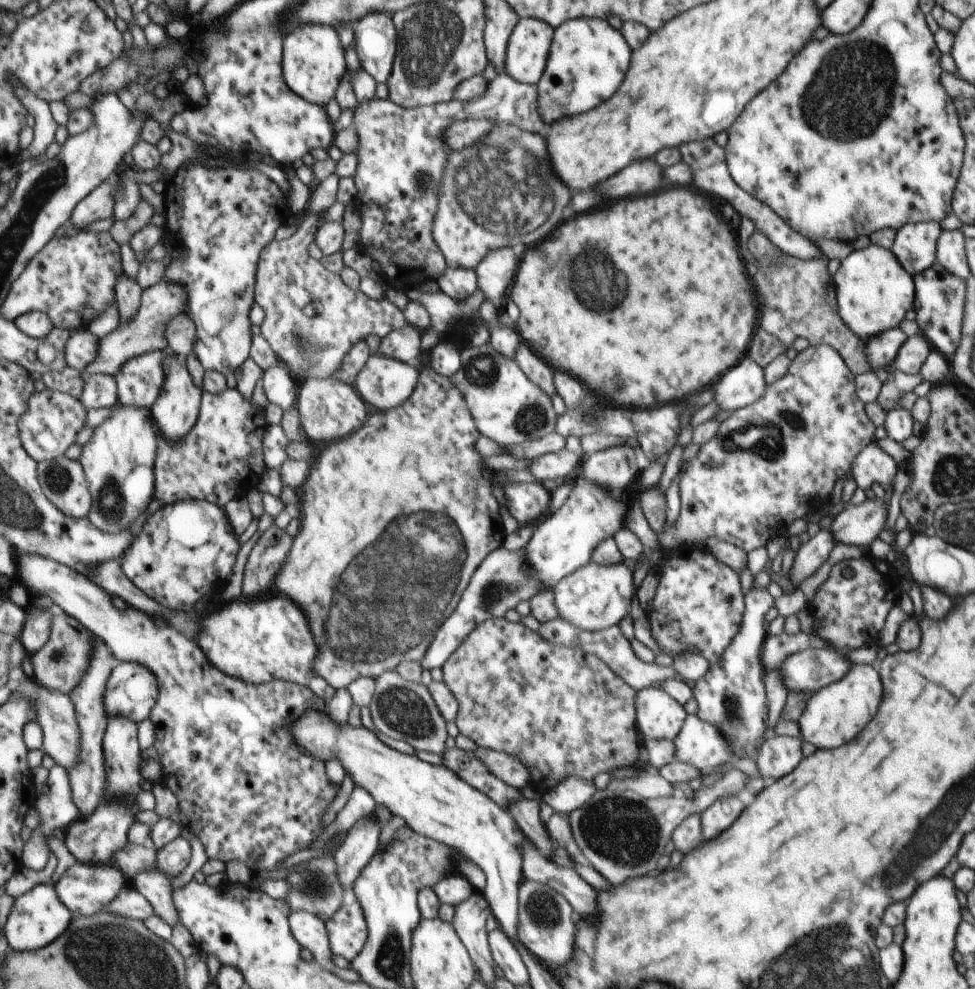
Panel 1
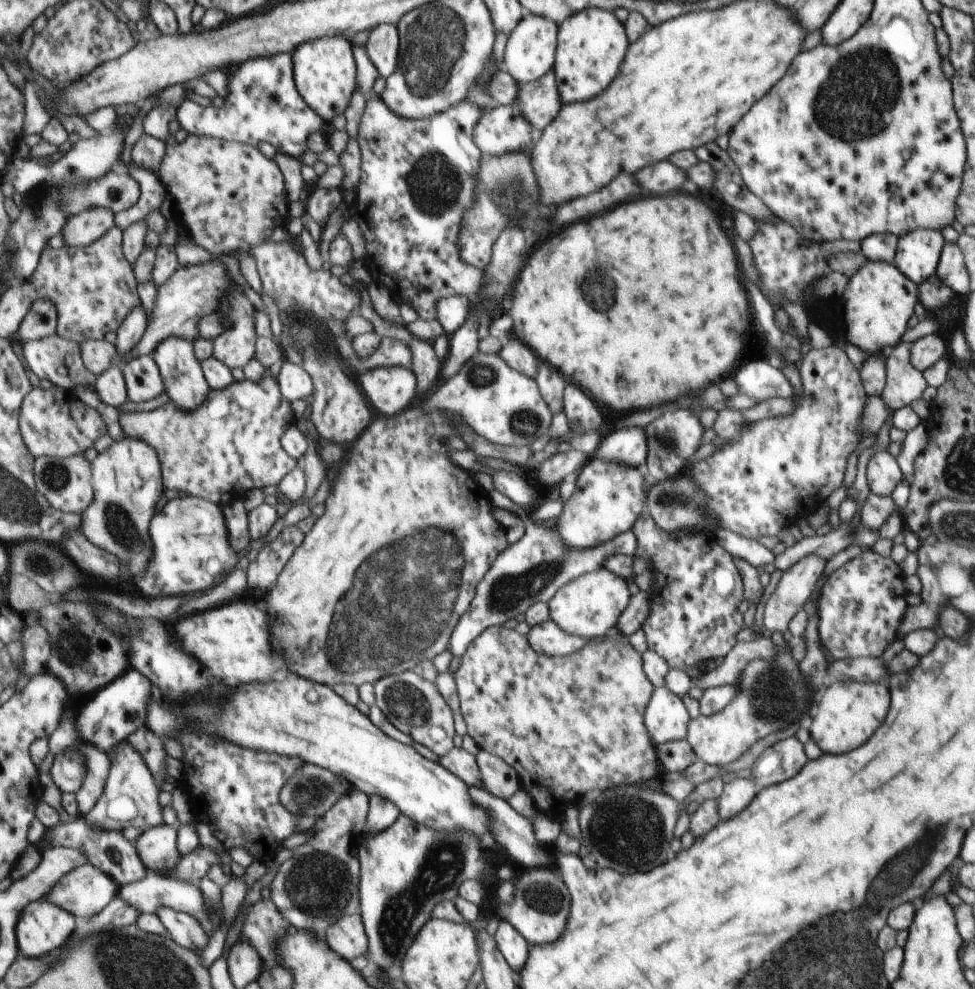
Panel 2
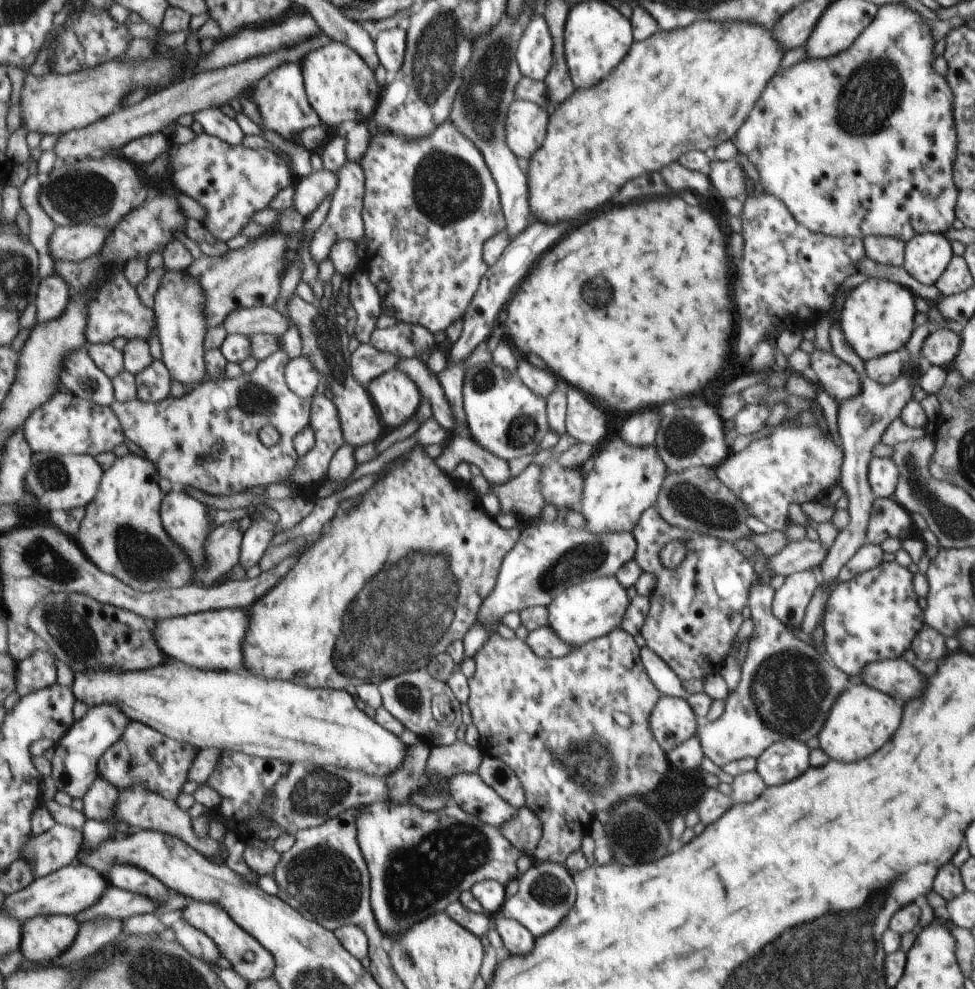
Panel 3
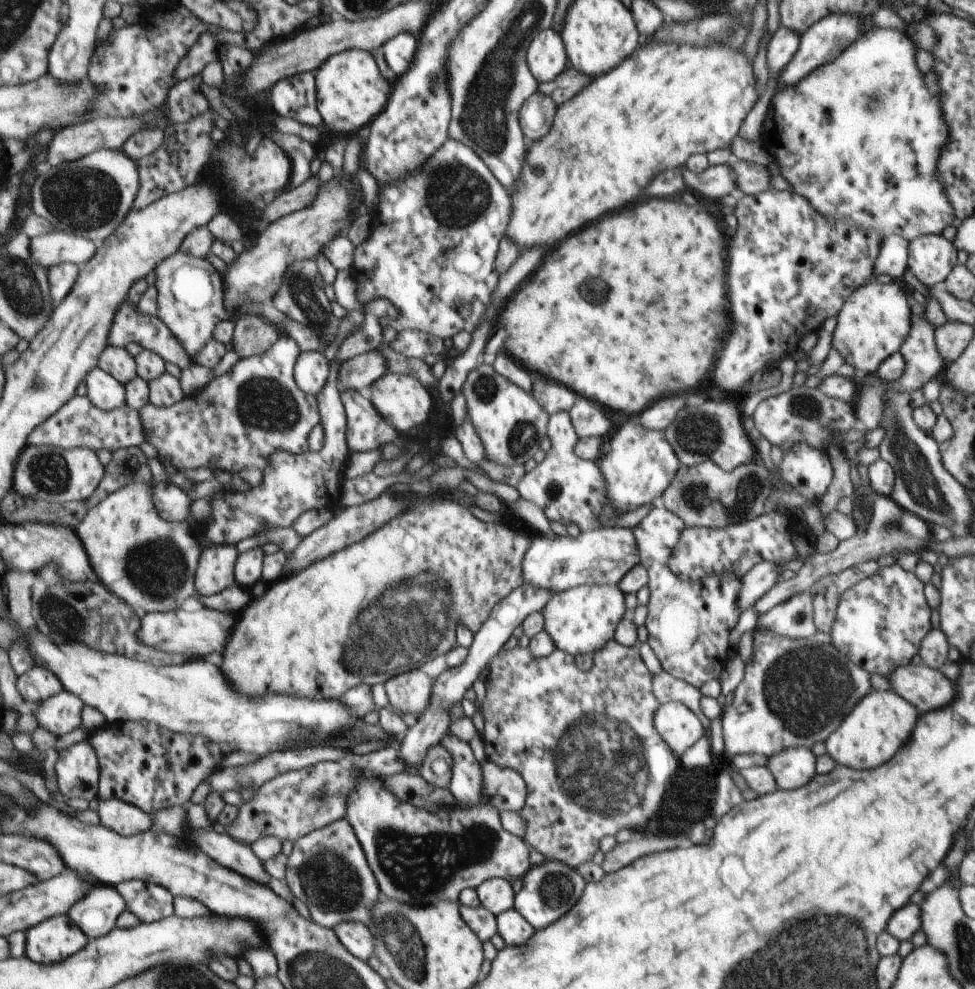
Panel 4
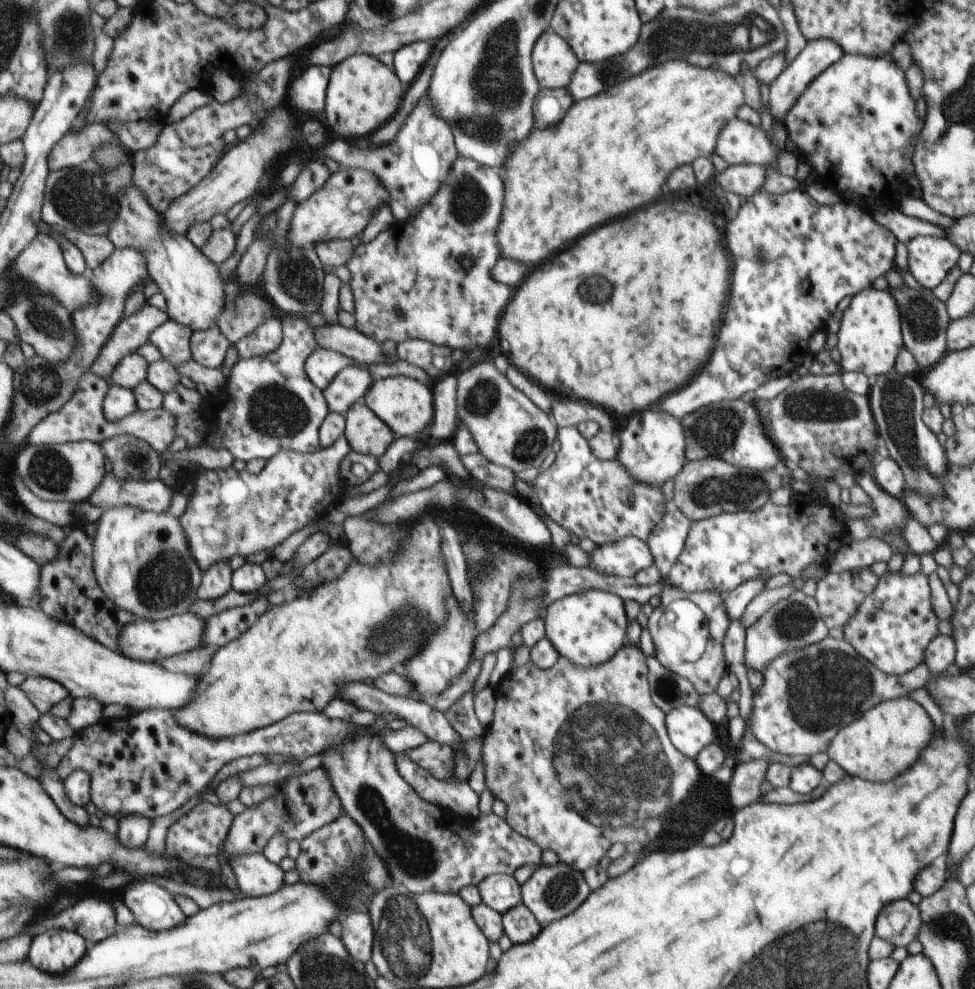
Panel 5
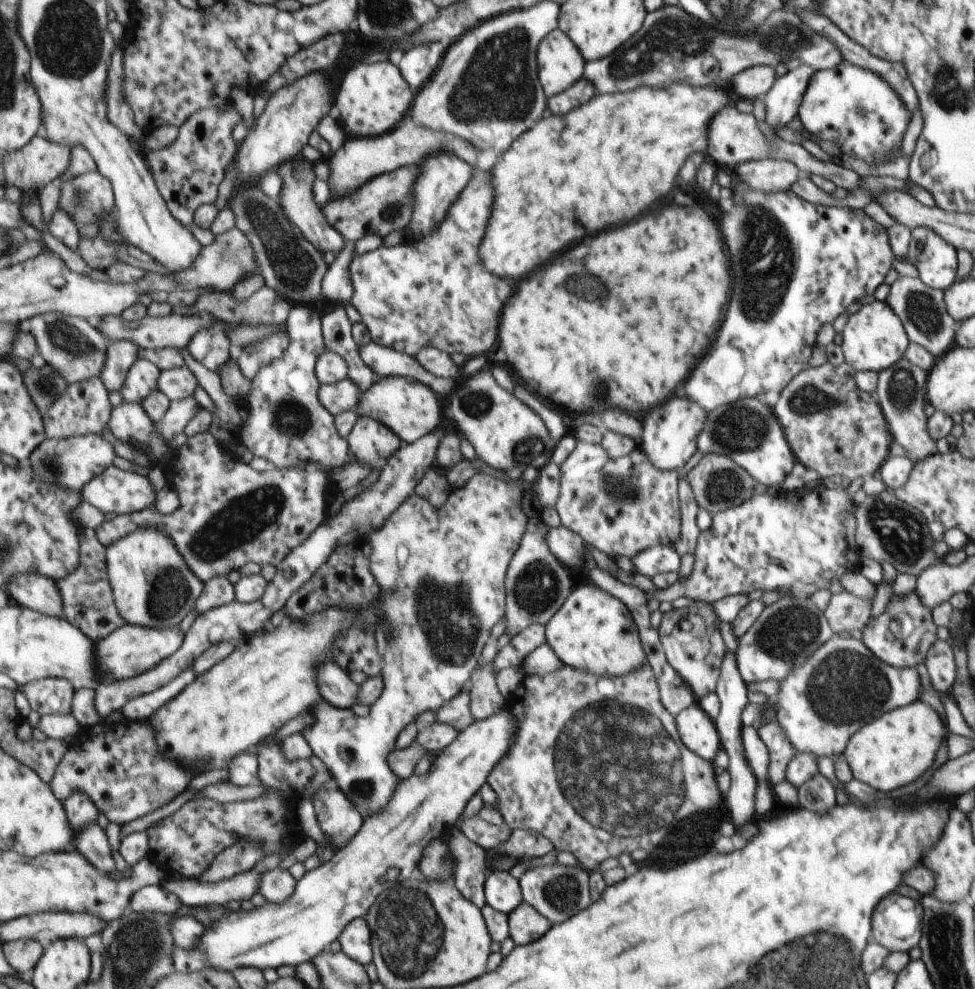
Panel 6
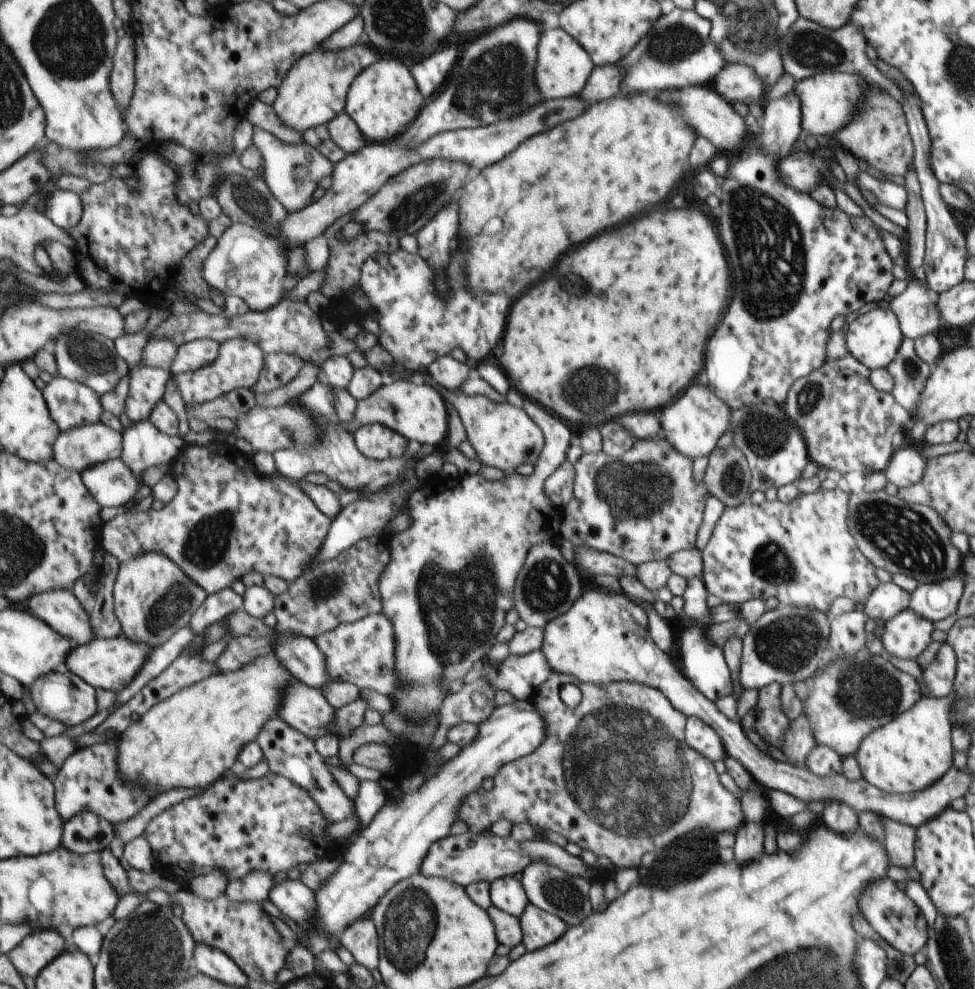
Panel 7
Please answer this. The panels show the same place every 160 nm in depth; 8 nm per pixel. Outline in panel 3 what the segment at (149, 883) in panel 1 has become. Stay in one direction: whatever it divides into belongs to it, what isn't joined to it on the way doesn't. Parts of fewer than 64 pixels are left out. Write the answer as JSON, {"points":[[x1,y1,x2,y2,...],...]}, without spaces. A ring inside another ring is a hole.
{"points":[[181,918,172,925,175,940,179,941,191,954,205,962,217,964,221,951,215,940,205,931,195,928,189,921]]}

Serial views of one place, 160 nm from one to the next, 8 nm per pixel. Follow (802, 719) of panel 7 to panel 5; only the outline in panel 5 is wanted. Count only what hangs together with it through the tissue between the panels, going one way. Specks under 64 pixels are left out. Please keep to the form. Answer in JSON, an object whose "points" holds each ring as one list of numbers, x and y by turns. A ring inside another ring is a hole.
{"points":[[758,760,746,763,734,762,731,766,731,778,726,786,731,807,738,810,760,798,759,788,761,788,761,782,766,780,769,764,766,760]]}

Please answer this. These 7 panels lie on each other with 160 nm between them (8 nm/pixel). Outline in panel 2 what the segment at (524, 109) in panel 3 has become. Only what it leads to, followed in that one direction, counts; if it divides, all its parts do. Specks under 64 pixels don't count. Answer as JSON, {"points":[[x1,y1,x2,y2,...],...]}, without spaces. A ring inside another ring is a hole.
{"points":[[497,105,487,112,483,112,481,120,474,128,474,141,485,156,504,155,505,153,521,153,531,150,532,126,524,119,517,105]]}

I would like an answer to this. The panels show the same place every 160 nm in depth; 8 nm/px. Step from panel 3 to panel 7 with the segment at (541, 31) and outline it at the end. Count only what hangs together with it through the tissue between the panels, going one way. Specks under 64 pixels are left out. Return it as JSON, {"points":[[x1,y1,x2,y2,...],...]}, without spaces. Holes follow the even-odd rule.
{"points":[[561,27,543,31,539,38,537,64,534,66,534,83,538,86,541,100,579,96,585,80,588,80,594,70,589,57,583,46]]}

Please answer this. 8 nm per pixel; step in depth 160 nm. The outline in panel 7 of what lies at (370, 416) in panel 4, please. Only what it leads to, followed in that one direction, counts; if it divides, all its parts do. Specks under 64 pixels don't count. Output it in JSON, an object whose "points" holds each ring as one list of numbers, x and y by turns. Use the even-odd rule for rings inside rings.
{"points":[[381,423,361,426,354,439,359,450,376,461,405,456,409,446,406,436]]}

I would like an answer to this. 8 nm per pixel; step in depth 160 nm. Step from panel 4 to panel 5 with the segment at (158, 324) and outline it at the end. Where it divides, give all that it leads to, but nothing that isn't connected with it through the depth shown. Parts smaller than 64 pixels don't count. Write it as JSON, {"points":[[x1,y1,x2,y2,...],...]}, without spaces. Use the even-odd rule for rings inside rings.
{"points":[[169,320,151,333,150,342,161,351,164,359,177,366,193,359,193,334,194,330,190,326]]}

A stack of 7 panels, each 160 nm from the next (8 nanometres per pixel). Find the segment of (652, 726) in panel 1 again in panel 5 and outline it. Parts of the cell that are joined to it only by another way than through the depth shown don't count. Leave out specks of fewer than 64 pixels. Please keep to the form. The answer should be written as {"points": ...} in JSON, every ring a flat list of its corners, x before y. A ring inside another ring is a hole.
{"points":[[680,706,665,714,669,739,687,758,694,759,704,747,713,742,715,732,698,707]]}

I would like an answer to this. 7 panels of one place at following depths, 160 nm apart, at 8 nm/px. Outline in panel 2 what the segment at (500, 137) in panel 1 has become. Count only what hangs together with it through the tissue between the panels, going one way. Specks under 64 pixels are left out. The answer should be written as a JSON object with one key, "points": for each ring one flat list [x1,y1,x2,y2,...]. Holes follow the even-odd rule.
{"points":[[522,151,521,153,505,153,504,155,499,155,498,157,495,155,490,155,485,156,485,158,482,159,482,172,479,176,479,188,477,188,476,184,476,188,474,189,474,199,476,200,476,203,474,204,473,209,469,209,467,211,466,218,462,223,462,234,460,235,460,253,462,254,463,261,467,261,473,266,479,267,480,269,485,269,490,262,490,258,492,257,493,244,495,240,497,240,498,234,501,233,507,225,514,225,515,223,519,223,523,226,524,229,529,230,529,235,531,238,533,238,533,233,539,233,540,231,541,238,543,238,543,236,545,236,549,230,553,230,553,226,549,226,549,224,547,224,547,220,549,220,549,214,552,214,552,208,546,207,542,204,542,202,539,202,538,178,535,178,535,171,533,163,531,162,531,157,533,157,533,155,531,153,523,154,524,152,527,151]]}

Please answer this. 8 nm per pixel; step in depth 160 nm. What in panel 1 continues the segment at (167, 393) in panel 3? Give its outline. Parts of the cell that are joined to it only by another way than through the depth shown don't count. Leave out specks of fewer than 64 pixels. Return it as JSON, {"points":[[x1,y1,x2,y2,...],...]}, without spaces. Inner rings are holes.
{"points":[[157,351,127,361,116,374,120,403,150,409,166,381,164,358,173,353]]}

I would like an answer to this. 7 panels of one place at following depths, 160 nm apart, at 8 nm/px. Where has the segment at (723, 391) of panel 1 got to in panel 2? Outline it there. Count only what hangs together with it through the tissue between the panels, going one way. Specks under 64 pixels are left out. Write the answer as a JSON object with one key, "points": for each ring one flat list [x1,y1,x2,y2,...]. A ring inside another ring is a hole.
{"points":[[754,352,748,363,731,376,737,392,753,397,756,401,767,398,789,398,794,390,788,378,777,367,772,367]]}

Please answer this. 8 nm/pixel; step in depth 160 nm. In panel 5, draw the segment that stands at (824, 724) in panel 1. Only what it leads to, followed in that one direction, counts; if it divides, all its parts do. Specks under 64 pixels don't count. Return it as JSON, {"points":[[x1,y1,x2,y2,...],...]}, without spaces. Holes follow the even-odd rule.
{"points":[[905,698,880,702,849,722,833,738,826,753,847,775,867,778,871,782,887,782,905,772,919,756,919,752,933,738,933,724,925,710]]}

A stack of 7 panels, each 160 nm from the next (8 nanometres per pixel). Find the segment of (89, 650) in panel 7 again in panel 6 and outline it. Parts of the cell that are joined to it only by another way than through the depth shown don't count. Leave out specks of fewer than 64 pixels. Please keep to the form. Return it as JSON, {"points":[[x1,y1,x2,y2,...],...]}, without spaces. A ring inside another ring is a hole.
{"points":[[125,625,111,633,107,638,97,641,96,659,102,673,103,682,125,681,154,669,161,661,175,654,186,641,186,634,179,627,152,629]]}

